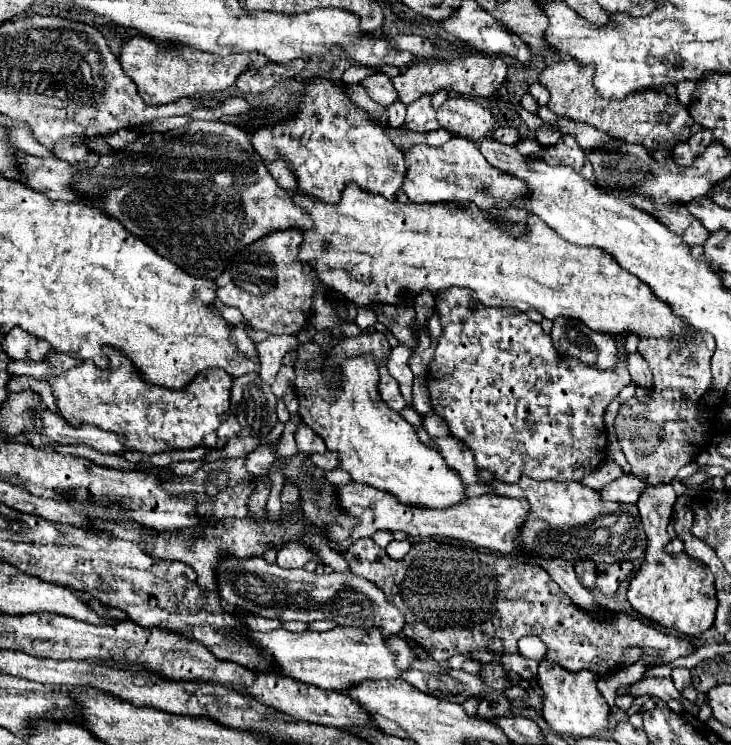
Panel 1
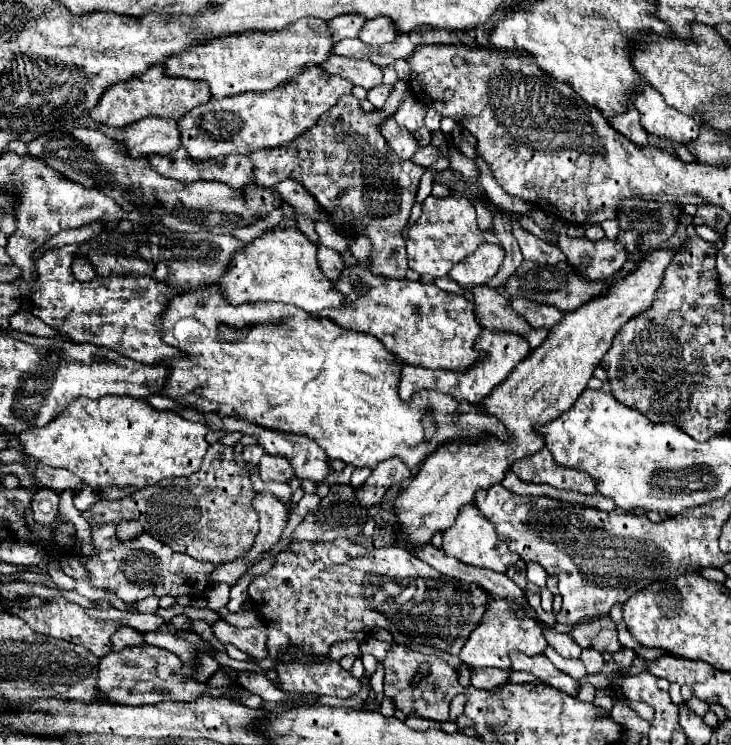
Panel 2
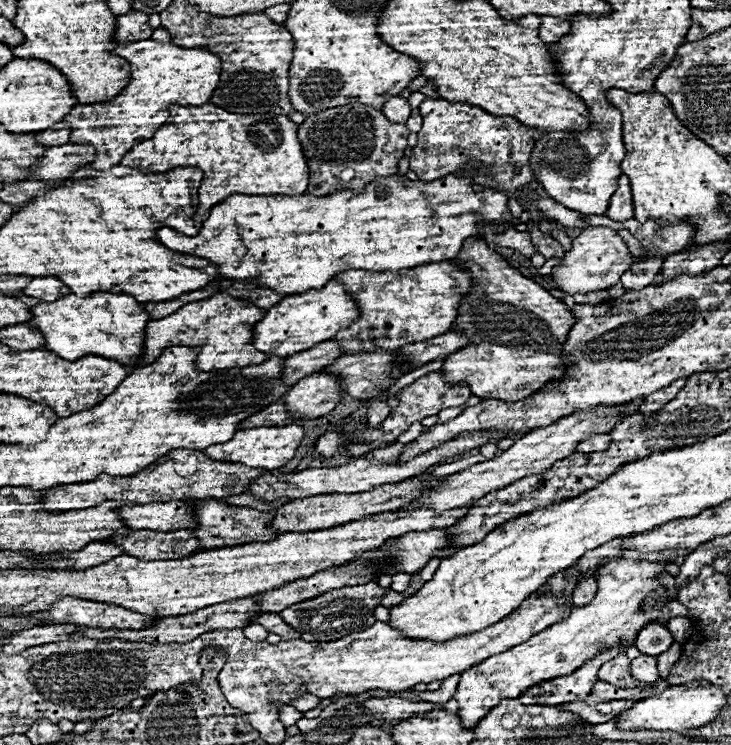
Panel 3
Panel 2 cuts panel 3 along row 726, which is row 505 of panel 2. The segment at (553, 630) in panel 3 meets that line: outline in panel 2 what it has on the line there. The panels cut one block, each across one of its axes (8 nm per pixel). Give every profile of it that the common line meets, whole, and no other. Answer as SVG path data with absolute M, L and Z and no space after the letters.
M468 504L468 508L462 508L460 516L456 518L456 524L448 532L444 532L442 550L446 556L452 556L452 558L460 560L462 564L490 568L496 572L506 572L512 564L516 564L520 560L516 554L510 554L510 550L504 542L498 540L494 524L484 520L484 516L480 516L480 512L474 504Z

